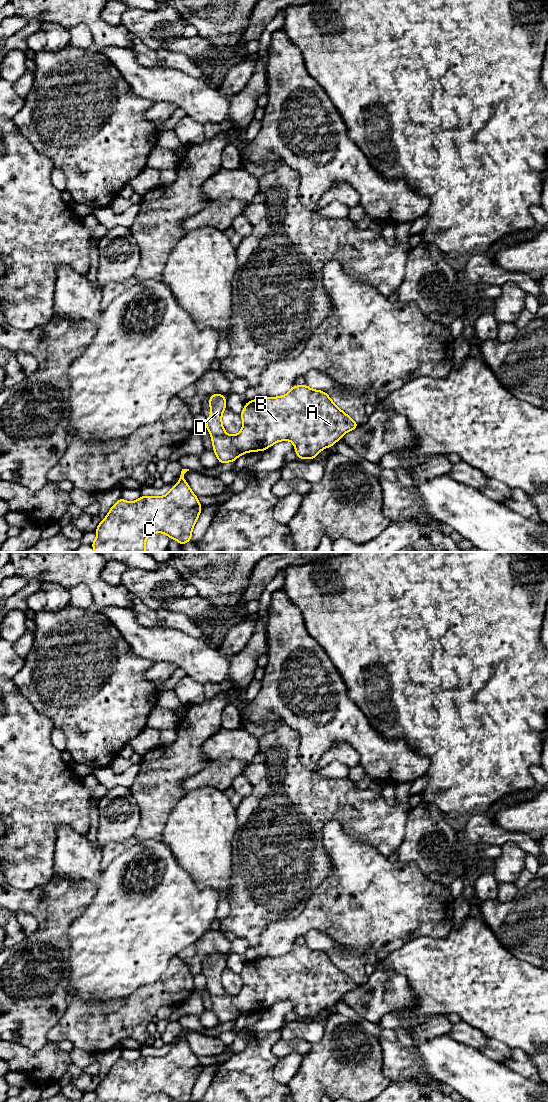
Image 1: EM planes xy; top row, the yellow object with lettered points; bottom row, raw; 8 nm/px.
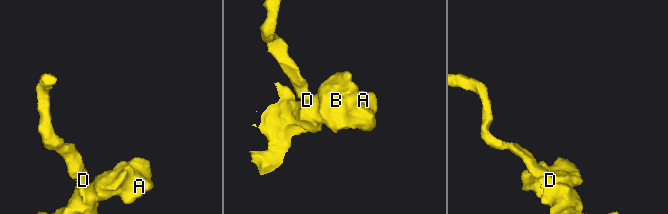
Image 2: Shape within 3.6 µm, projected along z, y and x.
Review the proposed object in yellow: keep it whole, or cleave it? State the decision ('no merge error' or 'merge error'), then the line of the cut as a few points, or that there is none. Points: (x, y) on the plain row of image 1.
no merge error; cut none

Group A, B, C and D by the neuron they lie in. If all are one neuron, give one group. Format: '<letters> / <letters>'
A B C D

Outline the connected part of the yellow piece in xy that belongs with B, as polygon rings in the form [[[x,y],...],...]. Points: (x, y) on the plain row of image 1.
[[[306,944],[297,946],[283,956],[263,957],[248,961],[240,973],[243,986],[236,995],[225,992],[222,974],[226,969],[226,957],[223,954],[210,955],[211,976],[207,977],[205,987],[210,993],[213,1012],[219,1024],[234,1022],[248,1012],[265,1011],[280,1001],[291,1001],[299,1019],[314,1019],[325,1008],[333,1006],[343,995],[358,987],[358,984],[343,972],[321,950],[314,950]]]

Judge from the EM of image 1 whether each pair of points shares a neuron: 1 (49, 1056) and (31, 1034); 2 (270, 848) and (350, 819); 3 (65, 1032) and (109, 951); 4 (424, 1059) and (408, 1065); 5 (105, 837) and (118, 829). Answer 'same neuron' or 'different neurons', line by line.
1: different neurons
2: same neuron
3: different neurons
4: different neurons
5: same neuron

